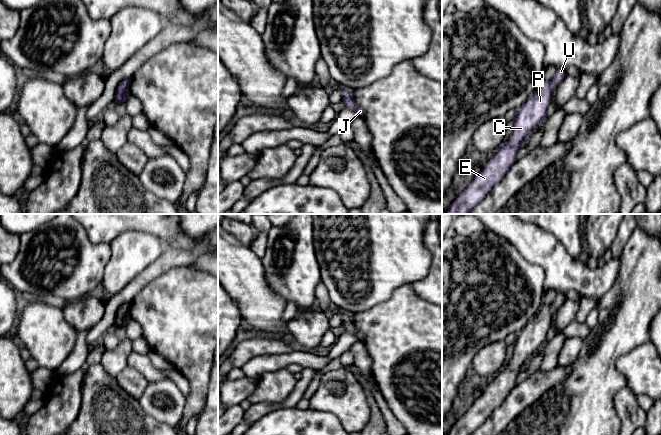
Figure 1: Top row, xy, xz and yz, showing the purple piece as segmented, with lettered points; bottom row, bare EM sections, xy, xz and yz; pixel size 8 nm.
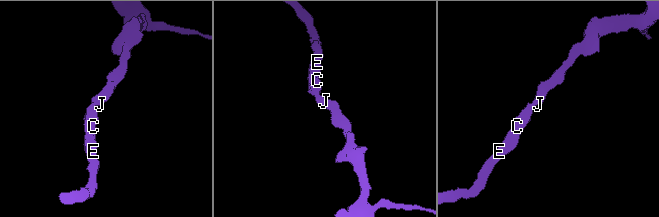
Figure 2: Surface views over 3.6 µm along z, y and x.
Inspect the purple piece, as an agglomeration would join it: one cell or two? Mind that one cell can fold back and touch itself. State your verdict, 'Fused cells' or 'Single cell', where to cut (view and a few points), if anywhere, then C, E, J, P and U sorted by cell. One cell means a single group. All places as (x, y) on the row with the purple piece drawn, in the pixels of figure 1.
Single cell. No split. Groups: C E J P U

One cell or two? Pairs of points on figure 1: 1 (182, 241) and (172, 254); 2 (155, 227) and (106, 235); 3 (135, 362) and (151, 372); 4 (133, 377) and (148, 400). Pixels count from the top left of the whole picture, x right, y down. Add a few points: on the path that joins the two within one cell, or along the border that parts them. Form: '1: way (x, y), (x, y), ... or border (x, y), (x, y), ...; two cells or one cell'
1: border (199, 241), (191, 249), (175, 249), (165, 246); two cells
2: way (143, 224), (118, 224); one cell
3: way (139, 362), (147, 369); one cell
4: border (149, 382), (138, 400); two cells

